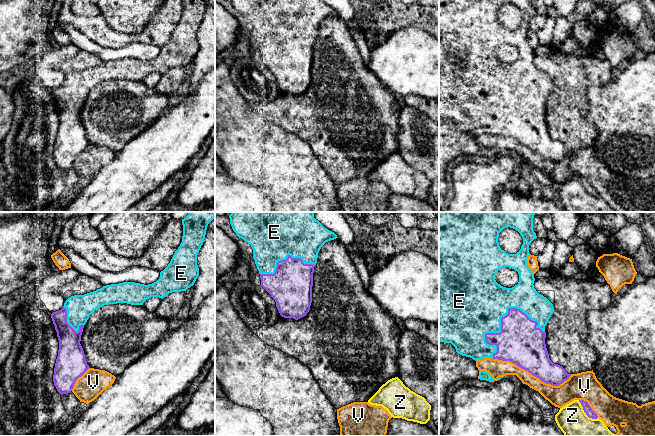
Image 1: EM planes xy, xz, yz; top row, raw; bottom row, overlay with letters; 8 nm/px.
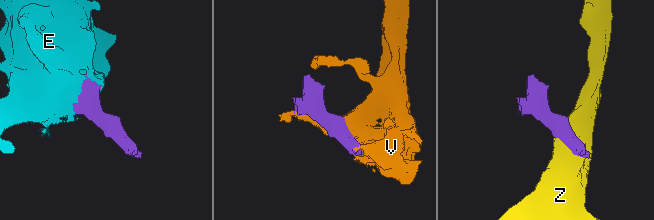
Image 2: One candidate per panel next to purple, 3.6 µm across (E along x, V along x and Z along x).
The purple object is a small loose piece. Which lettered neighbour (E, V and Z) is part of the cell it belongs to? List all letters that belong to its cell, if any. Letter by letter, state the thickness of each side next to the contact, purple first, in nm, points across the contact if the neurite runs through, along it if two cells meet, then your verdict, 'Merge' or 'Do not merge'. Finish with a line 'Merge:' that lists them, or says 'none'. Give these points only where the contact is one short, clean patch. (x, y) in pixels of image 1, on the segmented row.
E: Thickness 340 nm (purple) against 440 nm. Merge
V: Thickness 340 nm (purple) against 150 nm. Do not merge
Z: Thickness 70 nm (purple) against 300 nm. Do not merge
Merge: E

